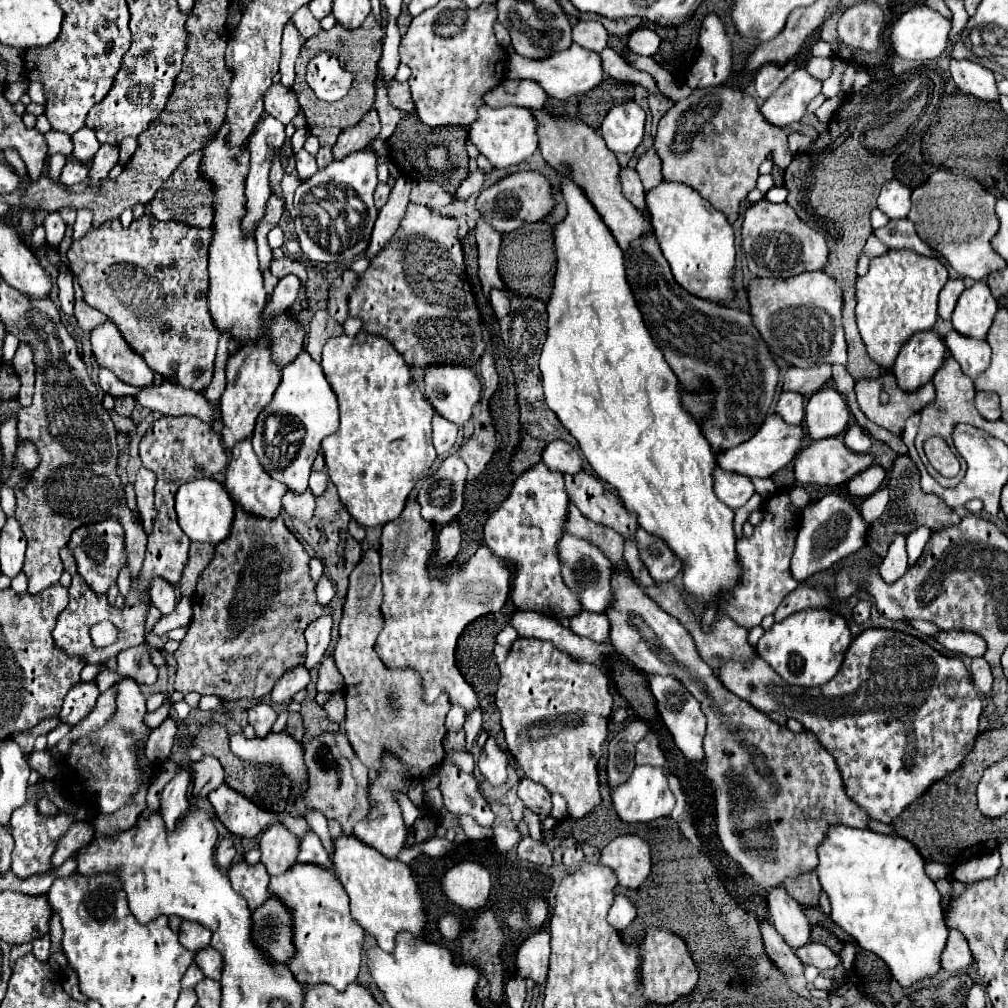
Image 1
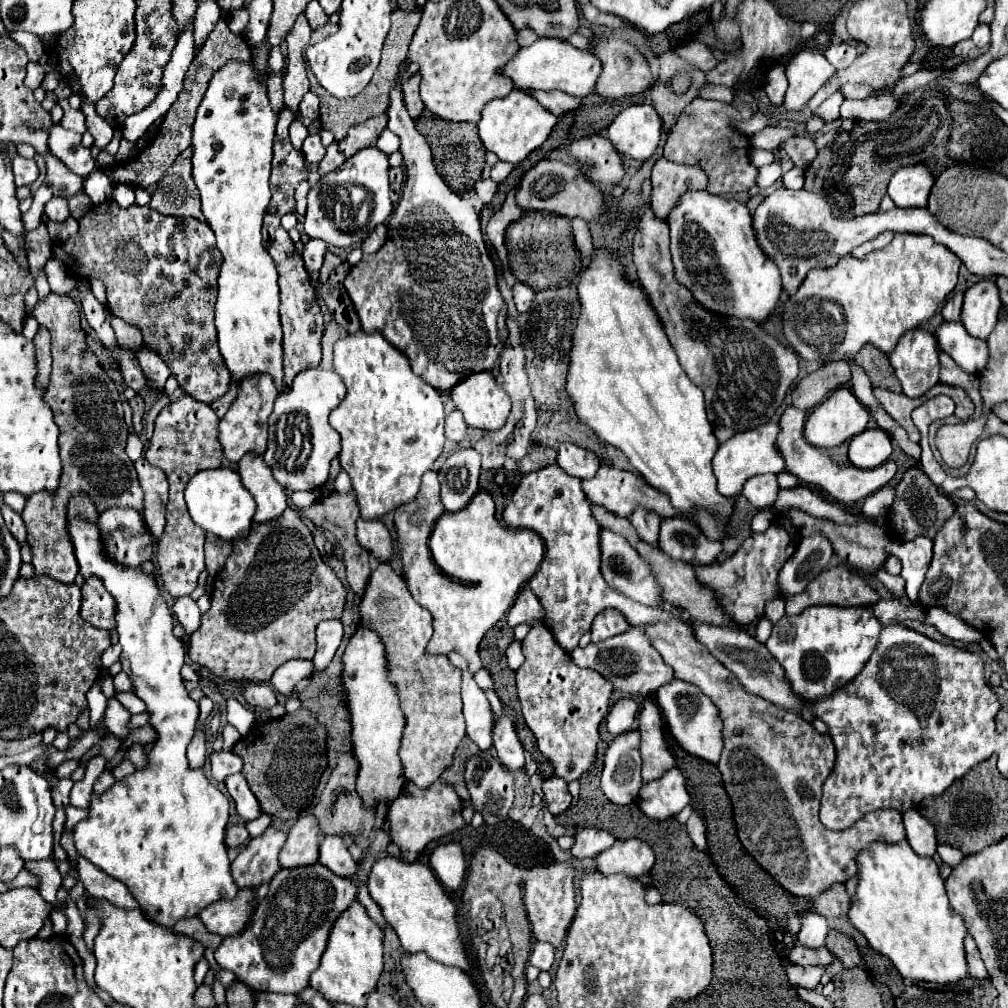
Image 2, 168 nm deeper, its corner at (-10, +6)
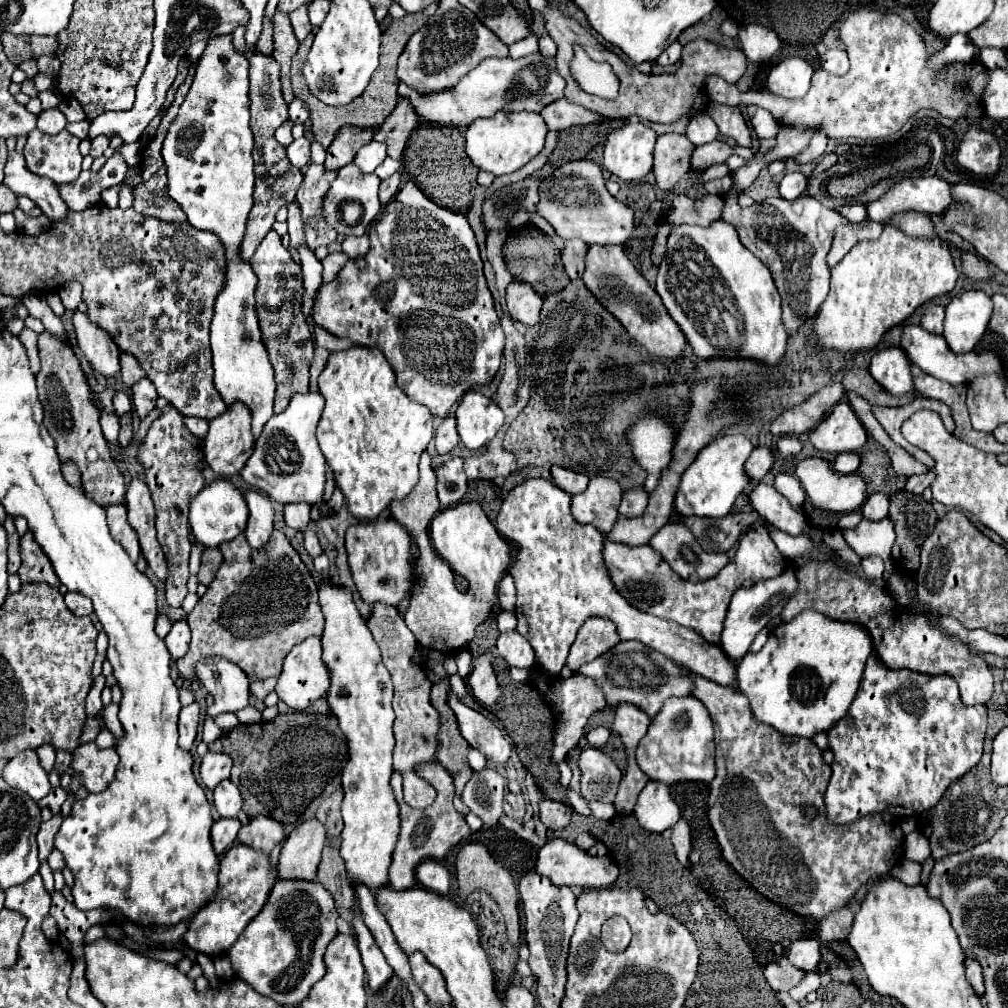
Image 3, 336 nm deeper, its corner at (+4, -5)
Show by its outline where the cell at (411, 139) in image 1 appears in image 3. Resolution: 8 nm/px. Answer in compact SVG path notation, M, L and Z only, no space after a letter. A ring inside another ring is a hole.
M418 126L412 134L410 134L410 142L404 150L404 172L408 176L412 176L412 180L418 184L418 188L432 200L436 202L438 206L444 206L448 210L454 210L454 212L466 212L470 208L470 202L472 202L472 192L476 188L476 174L478 174L478 168L472 164L472 160L466 156L466 150L464 150L464 134L456 128L456 130L450 130L450 128L444 128L444 126Z

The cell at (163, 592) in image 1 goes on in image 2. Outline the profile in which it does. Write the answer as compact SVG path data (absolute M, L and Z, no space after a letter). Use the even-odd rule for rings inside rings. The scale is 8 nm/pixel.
M180 597L174 605L172 605L174 615L178 617L178 621L182 623L182 627L186 629L186 635L192 635L198 627L200 627L200 619L202 613L196 605L196 601L192 601L190 597Z

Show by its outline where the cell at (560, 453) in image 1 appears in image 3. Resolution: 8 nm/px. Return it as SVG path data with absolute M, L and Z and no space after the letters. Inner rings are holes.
M552 466L550 468L552 472L552 480L568 494L578 494L582 490L586 490L588 486L588 478L584 474L578 474L578 472L572 472L572 470L566 470L562 466Z

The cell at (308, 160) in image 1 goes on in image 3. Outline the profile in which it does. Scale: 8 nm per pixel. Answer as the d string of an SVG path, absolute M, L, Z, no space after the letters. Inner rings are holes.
M308 138L294 140L286 150L288 150L288 160L296 168L304 168L306 164L310 164L310 140Z

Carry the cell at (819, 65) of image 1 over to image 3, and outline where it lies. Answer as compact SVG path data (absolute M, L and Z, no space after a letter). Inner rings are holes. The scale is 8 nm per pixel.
M836 48L836 50L826 50L820 58L820 66L836 76L844 76L848 72L848 56L844 48Z

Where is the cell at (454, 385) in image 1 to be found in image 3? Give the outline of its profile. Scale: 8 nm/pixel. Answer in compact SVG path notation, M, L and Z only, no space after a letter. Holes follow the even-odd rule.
M472 390L462 396L454 414L460 442L470 450L484 448L504 422L500 406L492 398Z

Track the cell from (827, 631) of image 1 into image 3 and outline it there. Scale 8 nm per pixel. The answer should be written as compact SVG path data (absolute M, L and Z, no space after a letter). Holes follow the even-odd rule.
M804 610L794 620L776 626L760 652L748 652L738 662L738 688L748 696L752 712L760 722L774 726L786 736L812 738L816 732L826 732L834 722L838 722L838 718L842 718L842 714L846 714L850 700L854 700L860 686L870 652L872 638L862 624L838 622L814 610Z

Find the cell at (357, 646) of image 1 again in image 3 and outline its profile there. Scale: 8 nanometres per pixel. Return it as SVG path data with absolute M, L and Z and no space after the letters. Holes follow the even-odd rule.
M374 604L372 614L366 620L376 644L382 650L384 666L388 668L392 682L394 682L394 736L396 736L396 748L394 748L394 770L404 778L404 800L412 808L426 808L436 798L436 790L430 786L428 780L418 776L418 766L436 762L436 750L438 750L438 730L440 730L440 718L438 710L430 704L430 690L432 682L426 676L426 668L422 664L412 662L412 656L418 648L418 642L406 622L402 620L400 612L394 606L388 604Z

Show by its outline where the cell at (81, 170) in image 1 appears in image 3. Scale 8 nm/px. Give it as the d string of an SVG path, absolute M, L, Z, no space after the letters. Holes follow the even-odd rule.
M34 128L28 134L28 142L24 148L26 166L30 172L50 178L56 184L74 182L82 166L78 144L80 140L66 130L50 136Z

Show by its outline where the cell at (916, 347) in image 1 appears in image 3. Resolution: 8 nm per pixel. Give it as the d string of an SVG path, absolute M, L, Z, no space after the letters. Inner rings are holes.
M882 348L872 356L870 374L894 396L906 396L914 392L914 380L910 372L910 360L902 348Z

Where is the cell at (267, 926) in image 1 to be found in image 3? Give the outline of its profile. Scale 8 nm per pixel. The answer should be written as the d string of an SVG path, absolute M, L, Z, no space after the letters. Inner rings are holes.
M276 880L260 914L246 926L238 942L226 950L234 974L256 992L282 1006L300 1004L310 986L324 974L324 950L336 934L338 910L332 894L316 880Z

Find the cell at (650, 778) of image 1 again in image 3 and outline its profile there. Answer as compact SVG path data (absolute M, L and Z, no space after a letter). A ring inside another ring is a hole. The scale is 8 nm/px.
M652 780L640 792L634 808L634 816L644 830L662 834L680 820L680 808L672 800L668 786Z

